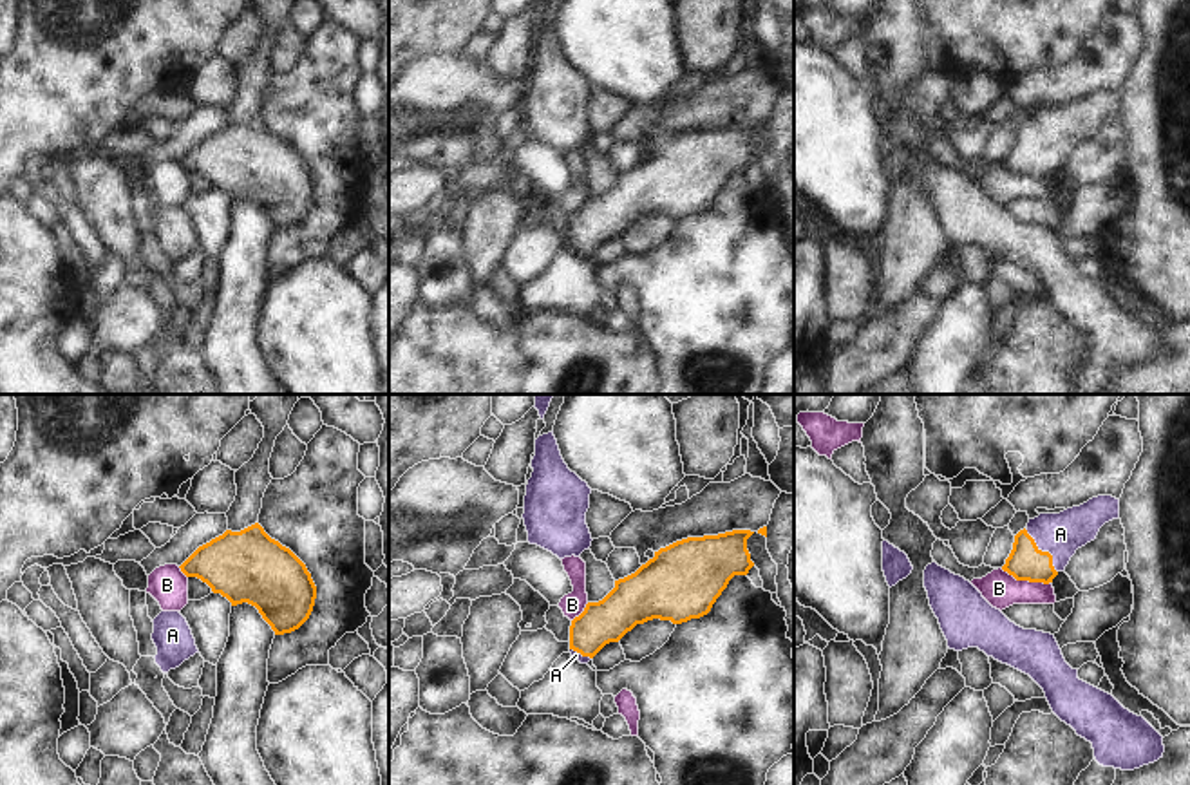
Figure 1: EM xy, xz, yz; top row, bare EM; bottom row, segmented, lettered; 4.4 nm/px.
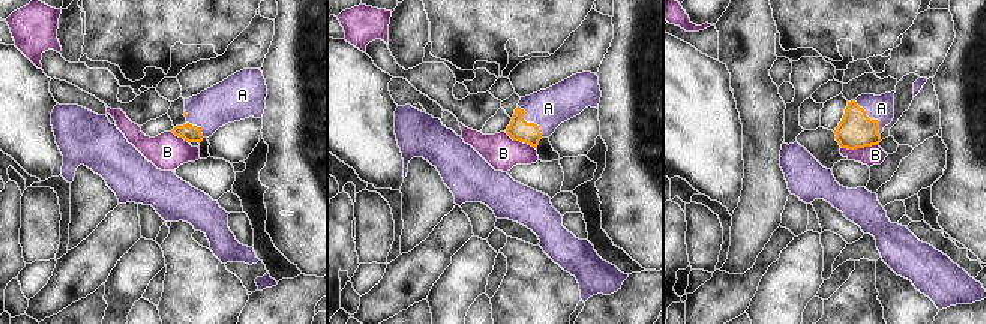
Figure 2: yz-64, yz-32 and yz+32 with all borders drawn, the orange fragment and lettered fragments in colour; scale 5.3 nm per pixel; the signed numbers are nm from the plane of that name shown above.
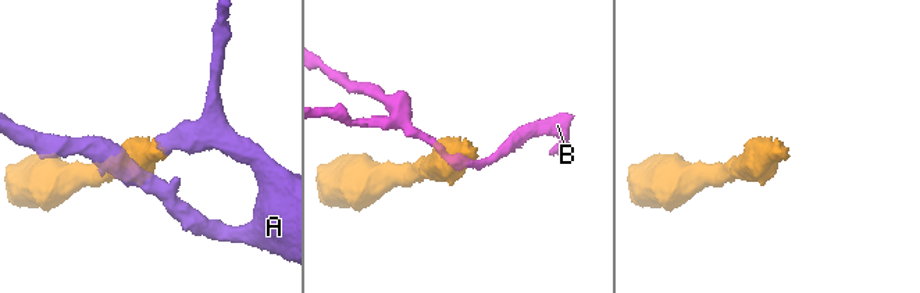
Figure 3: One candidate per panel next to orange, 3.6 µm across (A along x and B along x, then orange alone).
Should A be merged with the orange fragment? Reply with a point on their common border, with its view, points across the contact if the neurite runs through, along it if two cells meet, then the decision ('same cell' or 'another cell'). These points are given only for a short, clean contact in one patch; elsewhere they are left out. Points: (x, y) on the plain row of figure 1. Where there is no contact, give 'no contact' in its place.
contact yz (1044, 147); way yz (1026, 158), (1044, 147), (1060, 129); same cell

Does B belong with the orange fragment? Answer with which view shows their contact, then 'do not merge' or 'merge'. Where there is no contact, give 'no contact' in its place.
yz | do not merge

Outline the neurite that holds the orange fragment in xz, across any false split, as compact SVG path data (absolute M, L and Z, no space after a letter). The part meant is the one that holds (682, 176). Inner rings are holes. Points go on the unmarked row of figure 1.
M732 125L687 132L655 147L653 154L615 175L602 195L588 197L571 215L571 251L588 259L606 239L653 213L682 219L707 210L729 175L754 161L747 145L752 128Z

